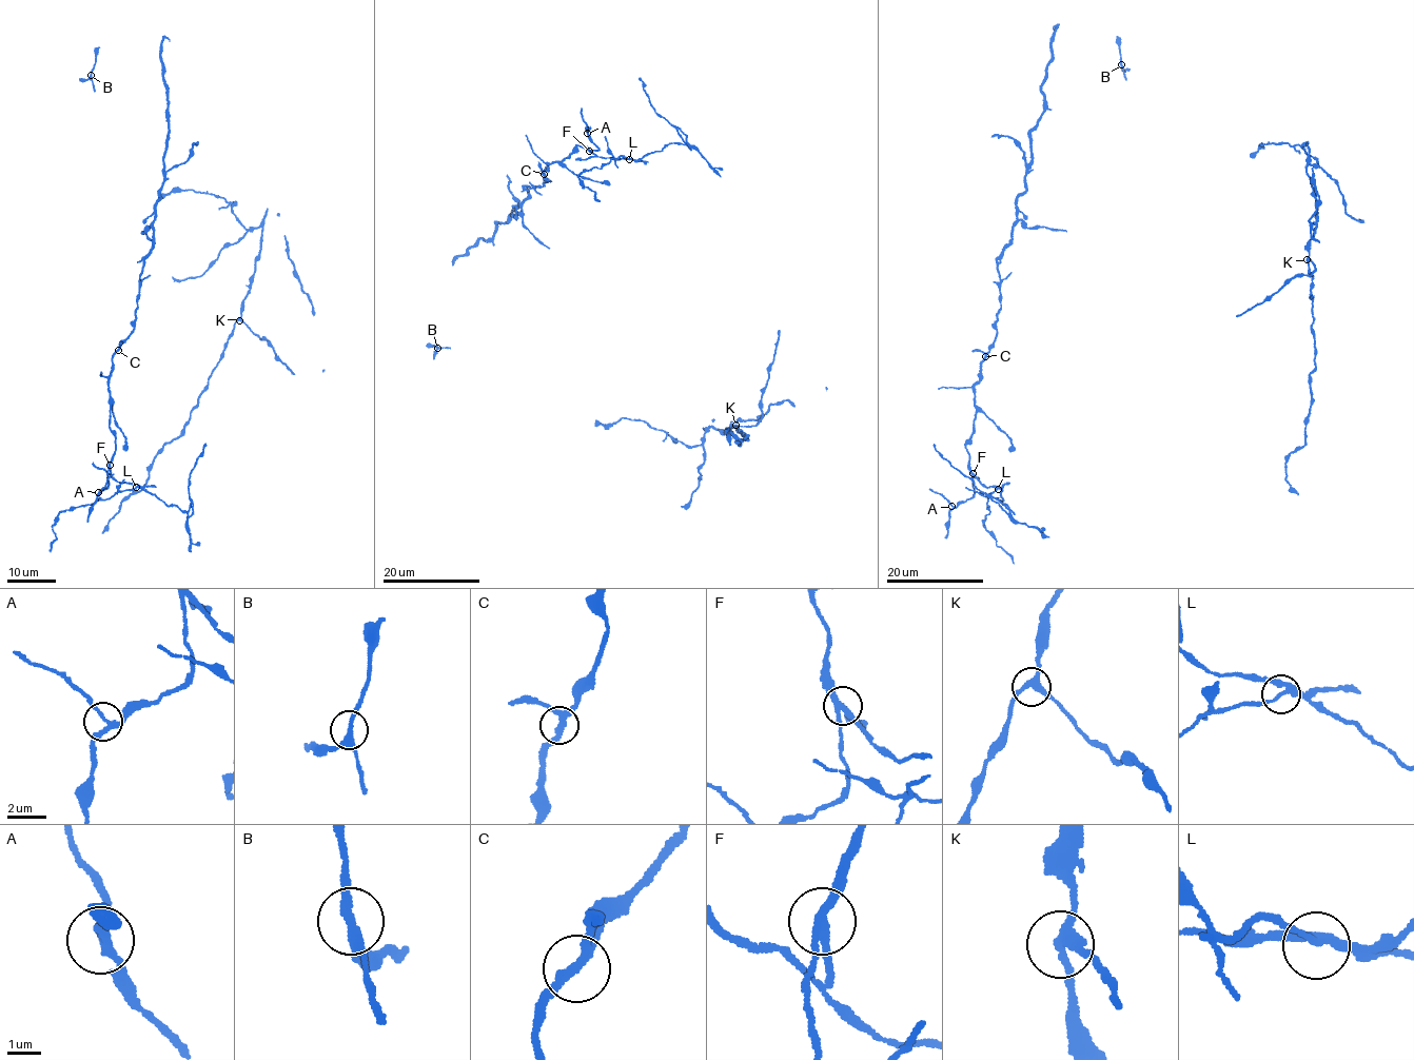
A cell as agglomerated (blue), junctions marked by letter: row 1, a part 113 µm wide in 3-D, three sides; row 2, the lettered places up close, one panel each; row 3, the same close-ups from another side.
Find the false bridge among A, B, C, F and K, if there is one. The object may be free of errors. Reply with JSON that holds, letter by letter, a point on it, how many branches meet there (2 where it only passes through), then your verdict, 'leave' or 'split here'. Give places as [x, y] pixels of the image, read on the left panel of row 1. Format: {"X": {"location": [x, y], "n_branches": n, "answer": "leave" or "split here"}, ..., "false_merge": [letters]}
{"A": {"location": [98, 492], "n_branches": 3, "answer": "leave"}, "B": {"location": [91, 75], "n_branches": 3, "answer": "leave"}, "C": {"location": [118, 350], "n_branches": 3, "answer": "leave"}, "F": {"location": [110, 465], "n_branches": 3, "answer": "split here"}, "K": {"location": [239, 320], "n_branches": 3, "answer": "leave"}, "false_merge": ["F"]}

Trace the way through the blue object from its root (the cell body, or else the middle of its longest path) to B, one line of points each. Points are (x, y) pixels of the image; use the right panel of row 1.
B: (1117, 36), (1121, 64)

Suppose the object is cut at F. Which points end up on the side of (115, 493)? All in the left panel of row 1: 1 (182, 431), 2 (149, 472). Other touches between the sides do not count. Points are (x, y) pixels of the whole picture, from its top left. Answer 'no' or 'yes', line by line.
1: no
2: no

